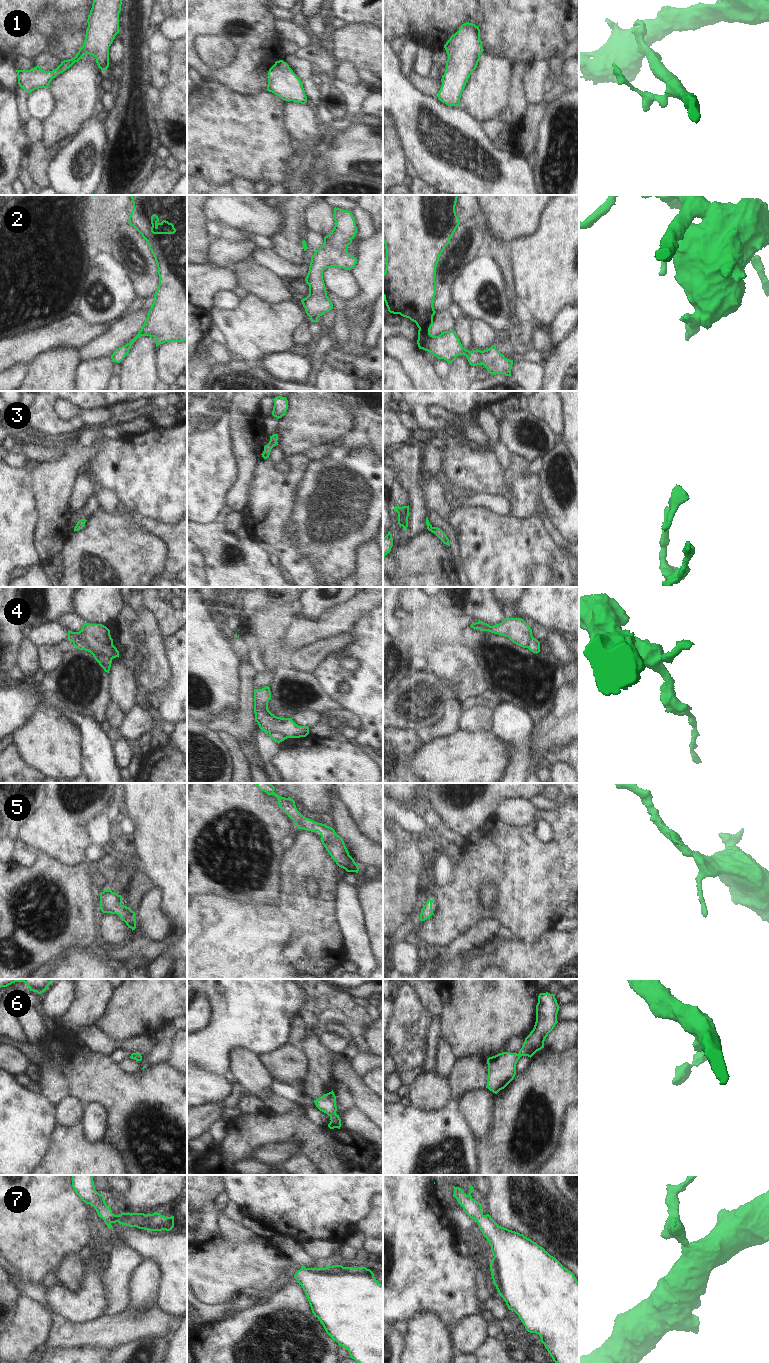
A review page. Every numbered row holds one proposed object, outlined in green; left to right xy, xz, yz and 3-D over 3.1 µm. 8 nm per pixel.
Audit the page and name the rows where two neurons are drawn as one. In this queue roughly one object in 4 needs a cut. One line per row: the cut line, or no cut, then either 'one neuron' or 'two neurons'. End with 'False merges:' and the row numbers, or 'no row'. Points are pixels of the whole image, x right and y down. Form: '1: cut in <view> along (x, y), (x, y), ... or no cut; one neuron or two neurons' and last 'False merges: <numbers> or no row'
1: no cut; one neuron
2: no cut; one neuron
3: no cut; one neuron
4: cut in xy along (73, 632), (88, 647), (111, 660); two neurons
5: no cut; one neuron
6: no cut; one neuron
7: no cut; one neuron
False merges: 4

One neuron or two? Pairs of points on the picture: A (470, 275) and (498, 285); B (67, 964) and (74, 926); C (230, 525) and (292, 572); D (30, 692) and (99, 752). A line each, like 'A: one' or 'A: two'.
A: one
B: two
C: two
D: one

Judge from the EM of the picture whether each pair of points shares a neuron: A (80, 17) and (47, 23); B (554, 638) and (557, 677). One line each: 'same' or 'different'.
A: same
B: different

